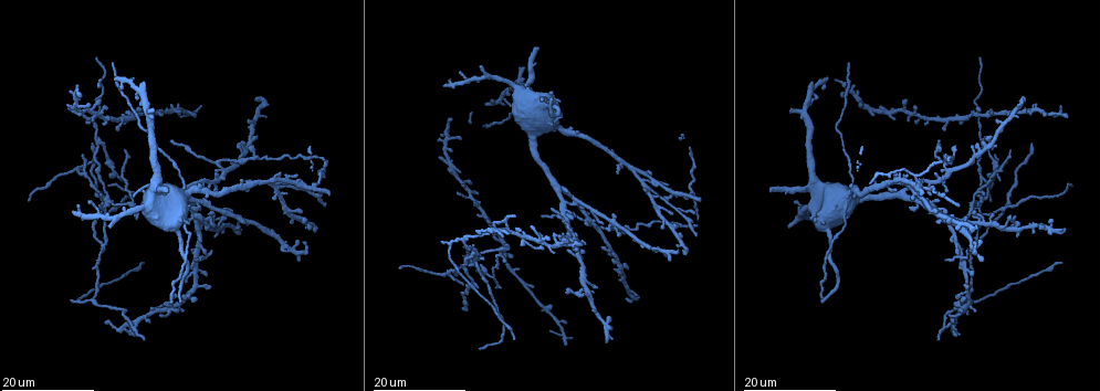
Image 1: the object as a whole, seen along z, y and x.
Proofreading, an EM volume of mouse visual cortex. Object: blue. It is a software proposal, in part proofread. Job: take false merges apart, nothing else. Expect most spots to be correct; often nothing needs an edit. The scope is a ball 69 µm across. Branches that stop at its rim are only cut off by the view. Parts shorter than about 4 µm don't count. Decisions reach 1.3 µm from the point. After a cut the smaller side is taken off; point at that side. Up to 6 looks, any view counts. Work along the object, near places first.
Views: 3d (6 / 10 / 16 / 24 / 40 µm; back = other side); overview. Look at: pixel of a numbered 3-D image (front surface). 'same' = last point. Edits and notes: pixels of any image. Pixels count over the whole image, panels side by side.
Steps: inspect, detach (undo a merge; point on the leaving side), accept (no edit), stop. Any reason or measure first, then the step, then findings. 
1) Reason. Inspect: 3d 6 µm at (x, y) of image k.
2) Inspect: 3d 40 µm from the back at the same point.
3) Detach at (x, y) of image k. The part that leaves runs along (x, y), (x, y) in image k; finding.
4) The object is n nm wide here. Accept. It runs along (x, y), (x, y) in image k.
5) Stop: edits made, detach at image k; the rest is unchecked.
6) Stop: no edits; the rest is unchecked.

Four-way junction. Inspect: 3d 16 µm at (827, 256) of image 1.

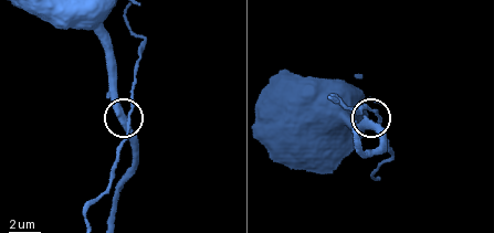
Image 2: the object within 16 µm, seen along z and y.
Closer look. Inspect: 3d 6 µm at (369, 126) of image 2.

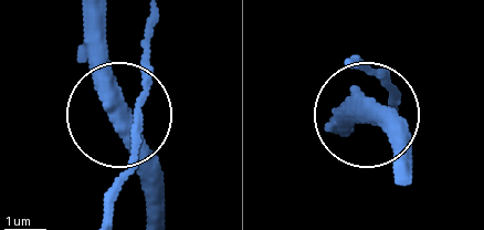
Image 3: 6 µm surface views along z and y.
4 arms meet here. Accept. It runs along (86, 11), (101, 96), (139, 117), (139, 159), (118, 198) in image 3; one cell here.

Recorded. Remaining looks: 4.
Inspect: 3d 16 µm at (151, 310) of image 1.

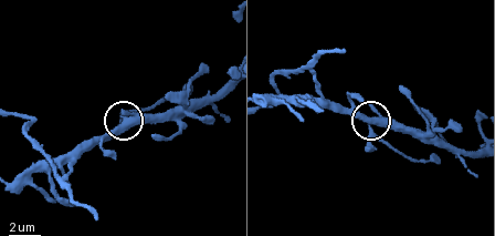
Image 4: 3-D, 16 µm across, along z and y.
Closer look. Inspect: 3d 10 µm at (373, 121) of image 4.

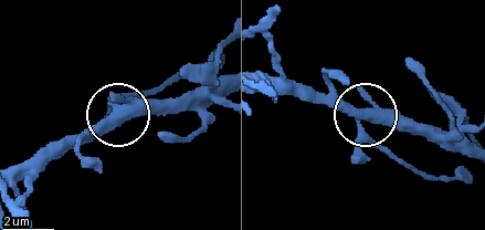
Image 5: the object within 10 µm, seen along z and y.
Accept. All the same cell.

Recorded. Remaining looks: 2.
Looks like a crossing. Inspect: 3d 16 µm at (105, 198) of image 1.

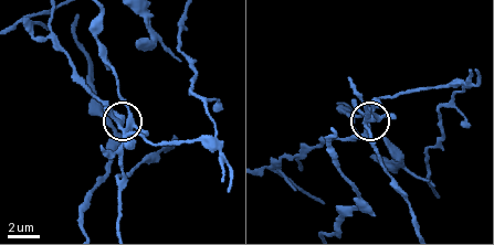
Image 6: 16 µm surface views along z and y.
Zoom in. Inspect: 3d 6 µm at (121, 125) of image 6.

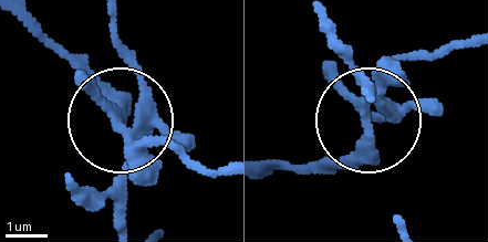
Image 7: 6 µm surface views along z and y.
The object is 340 nm wide here. Detach at (356, 151) of image 7. The part that leaves runs along (123, 135), (39, 22) in image 7; two cells meet here.

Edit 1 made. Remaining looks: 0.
Stop: edits made, detach at image 7; the rest is unchecked.

